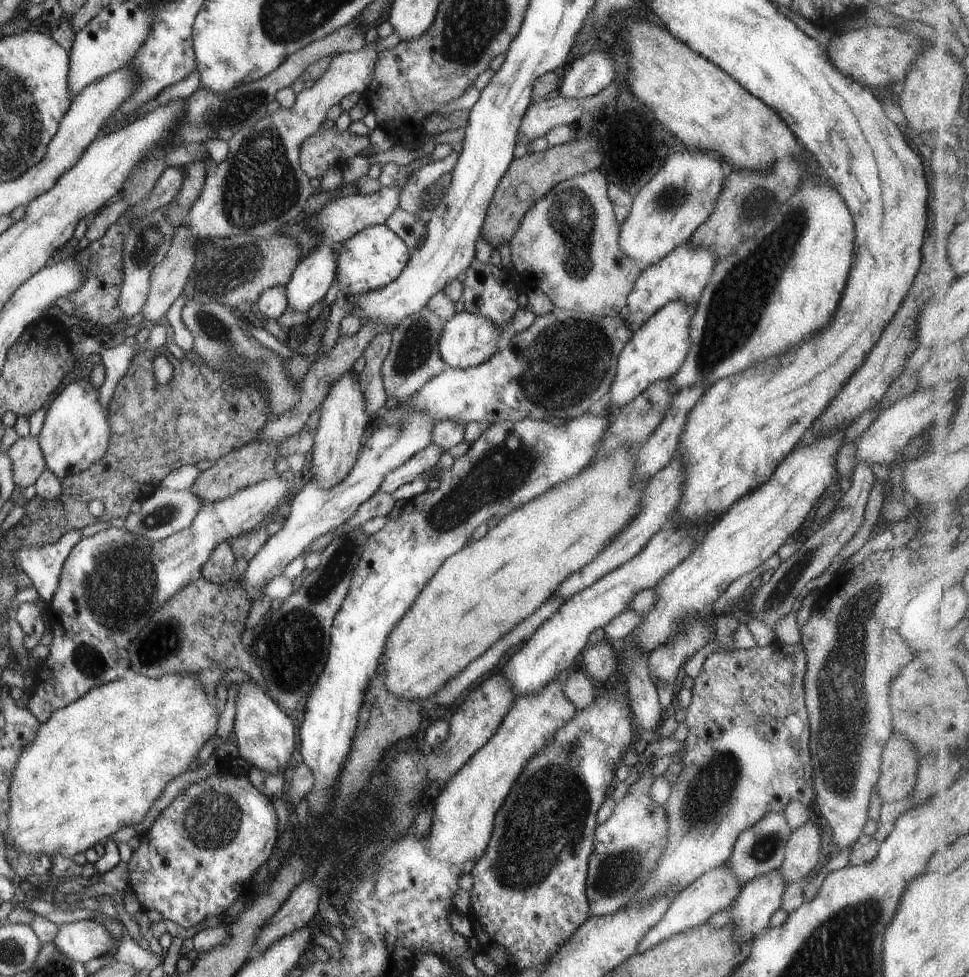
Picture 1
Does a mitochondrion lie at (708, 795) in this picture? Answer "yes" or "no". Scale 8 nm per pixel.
yes

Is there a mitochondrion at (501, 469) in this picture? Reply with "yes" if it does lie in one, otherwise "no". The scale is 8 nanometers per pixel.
yes

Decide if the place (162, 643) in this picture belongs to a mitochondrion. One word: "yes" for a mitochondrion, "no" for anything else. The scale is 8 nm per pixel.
yes

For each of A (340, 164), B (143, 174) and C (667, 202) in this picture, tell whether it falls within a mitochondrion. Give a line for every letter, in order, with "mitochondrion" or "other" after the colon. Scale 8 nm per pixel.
A: other
B: mitochondrion
C: mitochondrion

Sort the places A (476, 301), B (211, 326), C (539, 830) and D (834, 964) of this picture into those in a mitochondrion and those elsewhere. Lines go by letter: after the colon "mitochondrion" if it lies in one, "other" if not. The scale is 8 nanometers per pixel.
A: other
B: mitochondrion
C: mitochondrion
D: mitochondrion

